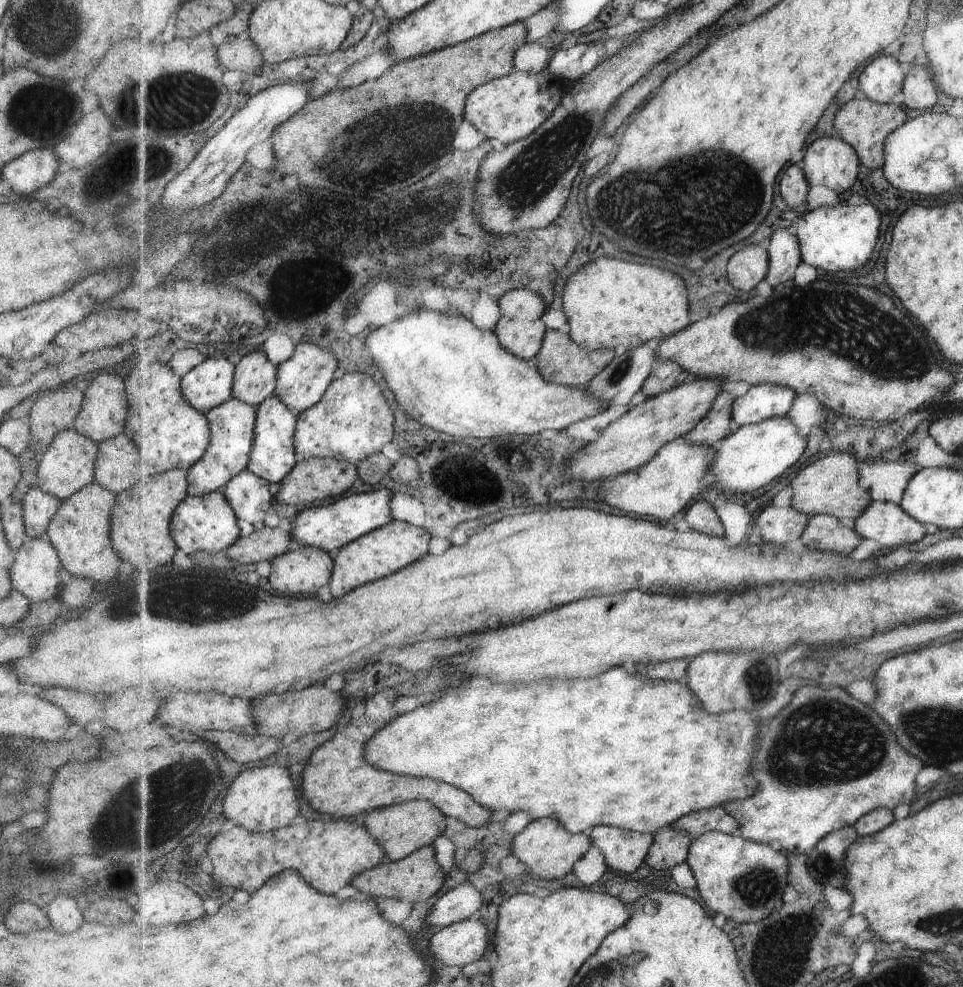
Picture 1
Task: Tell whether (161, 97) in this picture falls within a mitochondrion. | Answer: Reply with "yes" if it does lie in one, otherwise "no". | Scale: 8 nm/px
yes

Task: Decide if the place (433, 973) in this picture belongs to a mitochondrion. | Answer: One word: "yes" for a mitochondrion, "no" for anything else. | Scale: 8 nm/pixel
no

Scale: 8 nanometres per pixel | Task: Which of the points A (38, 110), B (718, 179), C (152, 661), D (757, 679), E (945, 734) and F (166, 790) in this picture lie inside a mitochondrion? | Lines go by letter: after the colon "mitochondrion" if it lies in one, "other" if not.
A: mitochondrion
B: mitochondrion
C: other
D: mitochondrion
E: mitochondrion
F: mitochondrion

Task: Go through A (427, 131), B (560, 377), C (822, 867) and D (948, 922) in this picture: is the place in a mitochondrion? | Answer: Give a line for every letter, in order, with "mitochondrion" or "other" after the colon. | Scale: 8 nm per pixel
A: mitochondrion
B: other
C: mitochondrion
D: mitochondrion

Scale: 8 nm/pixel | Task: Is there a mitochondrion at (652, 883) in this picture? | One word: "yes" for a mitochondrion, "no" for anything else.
no

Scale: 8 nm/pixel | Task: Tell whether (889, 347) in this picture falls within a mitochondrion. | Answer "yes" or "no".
yes

